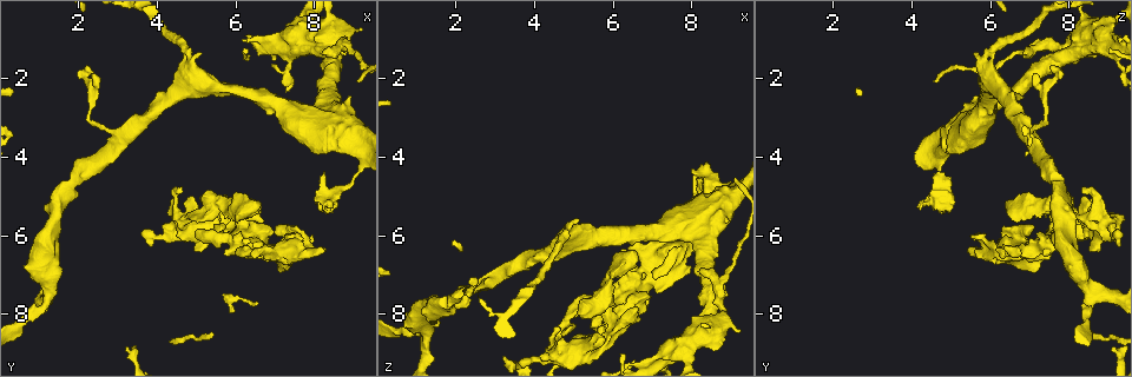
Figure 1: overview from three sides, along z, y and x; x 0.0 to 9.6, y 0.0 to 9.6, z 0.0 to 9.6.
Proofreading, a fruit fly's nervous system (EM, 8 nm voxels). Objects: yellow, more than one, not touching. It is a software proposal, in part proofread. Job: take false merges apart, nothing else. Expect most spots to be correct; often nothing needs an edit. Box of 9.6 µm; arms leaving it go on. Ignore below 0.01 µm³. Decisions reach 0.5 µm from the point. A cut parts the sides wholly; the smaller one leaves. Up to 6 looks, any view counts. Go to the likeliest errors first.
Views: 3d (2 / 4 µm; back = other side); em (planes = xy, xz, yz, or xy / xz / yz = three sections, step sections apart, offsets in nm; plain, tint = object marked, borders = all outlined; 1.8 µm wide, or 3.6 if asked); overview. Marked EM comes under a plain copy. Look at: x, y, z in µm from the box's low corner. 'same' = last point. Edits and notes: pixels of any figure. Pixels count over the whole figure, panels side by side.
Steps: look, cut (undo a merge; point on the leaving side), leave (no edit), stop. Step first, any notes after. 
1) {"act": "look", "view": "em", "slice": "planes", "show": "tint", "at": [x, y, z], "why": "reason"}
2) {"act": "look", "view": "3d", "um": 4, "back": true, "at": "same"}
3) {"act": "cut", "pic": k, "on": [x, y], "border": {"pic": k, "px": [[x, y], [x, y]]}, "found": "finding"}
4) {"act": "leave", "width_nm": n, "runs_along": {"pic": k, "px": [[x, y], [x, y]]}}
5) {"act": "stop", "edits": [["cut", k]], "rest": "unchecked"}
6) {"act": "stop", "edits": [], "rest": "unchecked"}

{"act": "look", "view": "3d", "um": 2, "at": [8.65, 1.20, 7.55], "why": "small branch off a trunk"}

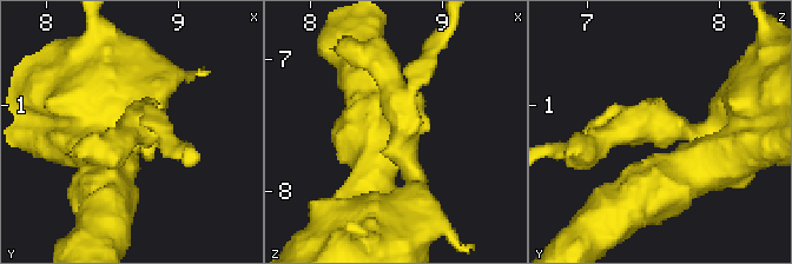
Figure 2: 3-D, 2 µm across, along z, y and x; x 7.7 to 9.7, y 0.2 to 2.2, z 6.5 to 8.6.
{"act": "look", "view": "em", "slice": "planes", "show": "borders", "at": [8.70, 1.16, 7.52], "arms": 4}

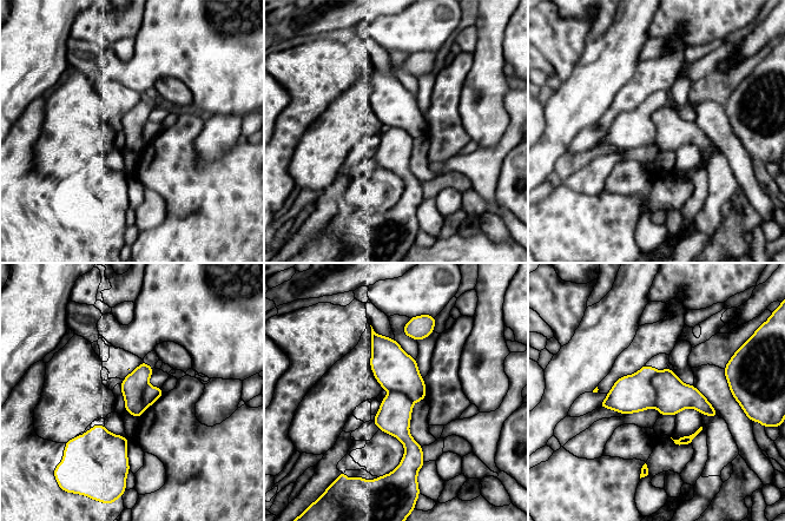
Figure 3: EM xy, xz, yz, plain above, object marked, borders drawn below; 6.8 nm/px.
{"act": "cut", "pic": 3, "on": [672, 395], "width_nm": 200, "found": "a second cell is stuck on"}

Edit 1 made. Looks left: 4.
{"act": "look", "view": "3d", "um": 4, "back": true, "at": [7.40, 6.45, 6.25], "why": "sudden change in width"}

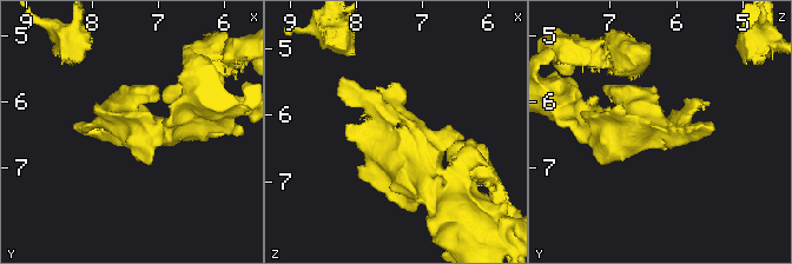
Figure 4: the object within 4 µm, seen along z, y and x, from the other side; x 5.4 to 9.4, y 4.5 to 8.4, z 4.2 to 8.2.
{"act": "look", "view": "em", "um": 3.6, "slice": "planes", "show": "tint", "at": [7.35, 6.45, 6.25], "why": "shape alone is not enough"}

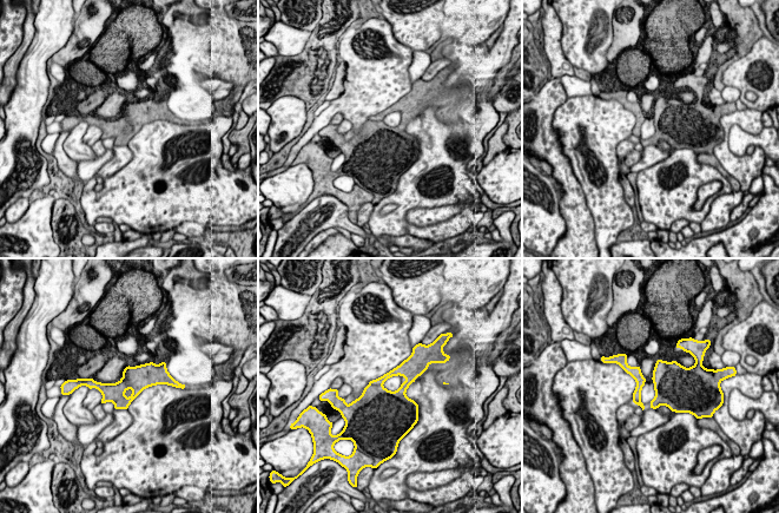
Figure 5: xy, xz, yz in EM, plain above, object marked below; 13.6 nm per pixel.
{"act": "leave", "width_nm": 320, "found": "one cell here"}

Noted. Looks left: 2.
{"act": "look", "view": "em", "um": 3.6, "slice": "planes", "show": "tint", "at": [4.75, 5.80, 8.85], "why": "looks like a crossing"}

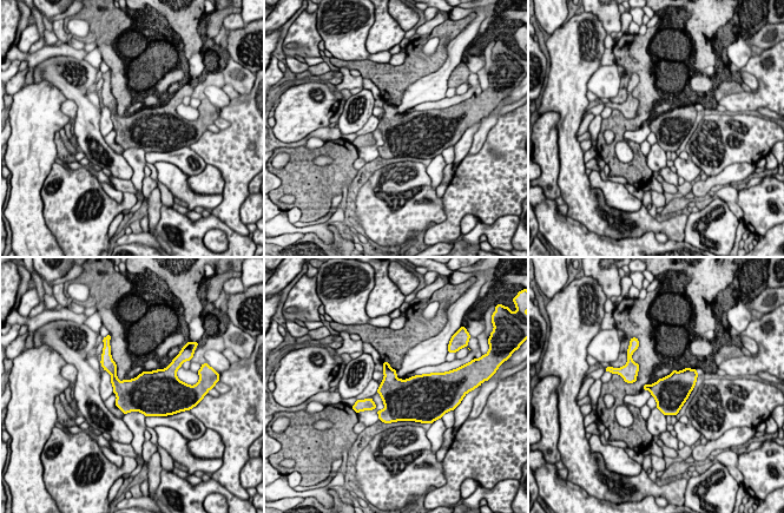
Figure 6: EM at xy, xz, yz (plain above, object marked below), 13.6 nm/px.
{"act": "leave", "width_nm": 440, "found": "all the same cell"}

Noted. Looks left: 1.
{"act": "stop", "edits": [["cut", 3]], "rest": "unchecked"}

